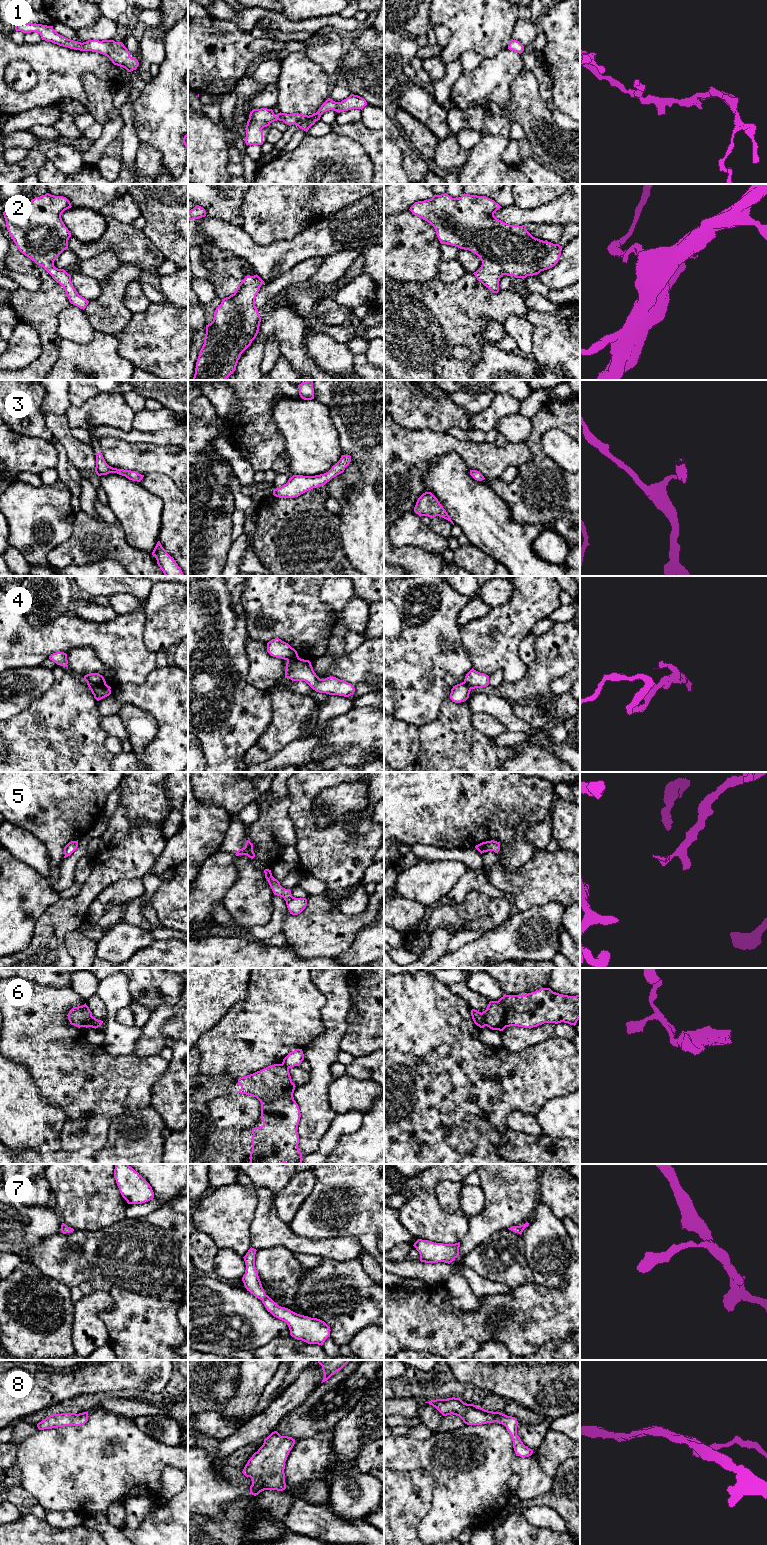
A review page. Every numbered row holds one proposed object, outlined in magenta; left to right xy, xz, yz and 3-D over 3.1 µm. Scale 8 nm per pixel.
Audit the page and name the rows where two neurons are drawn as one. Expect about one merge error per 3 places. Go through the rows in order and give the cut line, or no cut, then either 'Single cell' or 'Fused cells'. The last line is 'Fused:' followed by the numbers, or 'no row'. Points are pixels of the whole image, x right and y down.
1: No split. Single cell
2: No split. Single cell
3: No split. Single cell
4: Split along xy (87, 681), (93, 685), (102, 685), (109, 689). Fused cells
5: No split. Single cell
6: Split along yz (480, 1013), (486, 1025). Fused cells
7: No split. Single cell
8: No split. Single cell
Fused: 4, 6

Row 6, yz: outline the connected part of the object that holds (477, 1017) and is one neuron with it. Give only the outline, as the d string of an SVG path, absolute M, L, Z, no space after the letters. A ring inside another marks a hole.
M472 1009L471 1010L471 1016L472 1016L474 1023L477 1026L479 1026L480 1028L484 1028L486 1026L484 1019L483 1019L483 1015L481 1014L481 1012L479 1012L475 1009Z

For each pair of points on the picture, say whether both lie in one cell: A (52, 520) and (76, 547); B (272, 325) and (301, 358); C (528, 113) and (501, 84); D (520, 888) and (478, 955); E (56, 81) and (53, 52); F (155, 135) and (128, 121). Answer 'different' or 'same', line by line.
A: different
B: same
C: different
D: different
E: same
F: different

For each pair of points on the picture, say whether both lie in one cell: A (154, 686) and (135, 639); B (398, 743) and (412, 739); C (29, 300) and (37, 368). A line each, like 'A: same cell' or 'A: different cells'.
A: different cells
B: same cell
C: same cell

